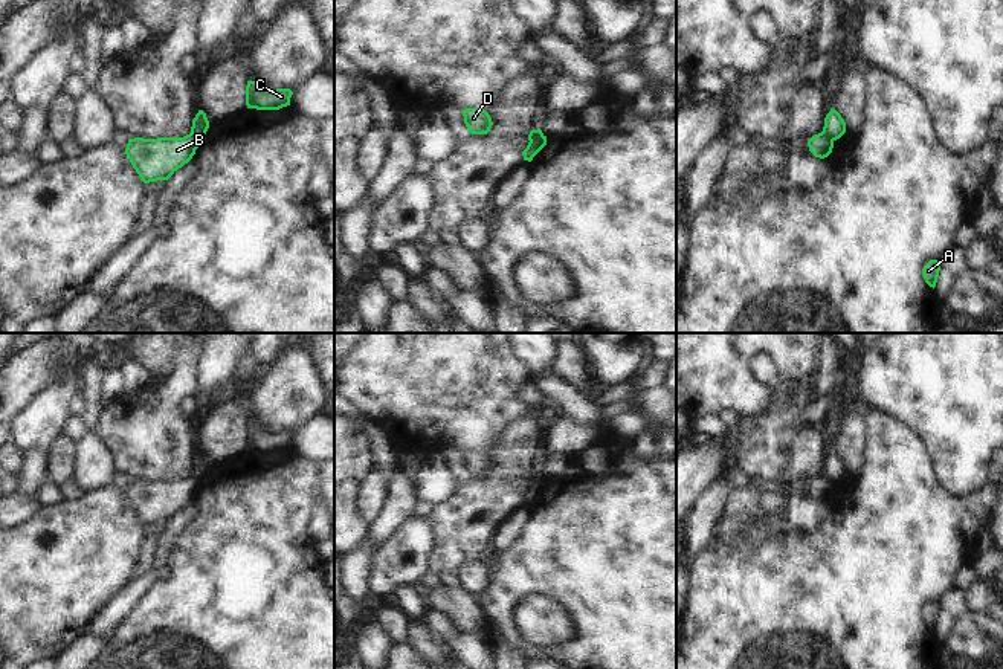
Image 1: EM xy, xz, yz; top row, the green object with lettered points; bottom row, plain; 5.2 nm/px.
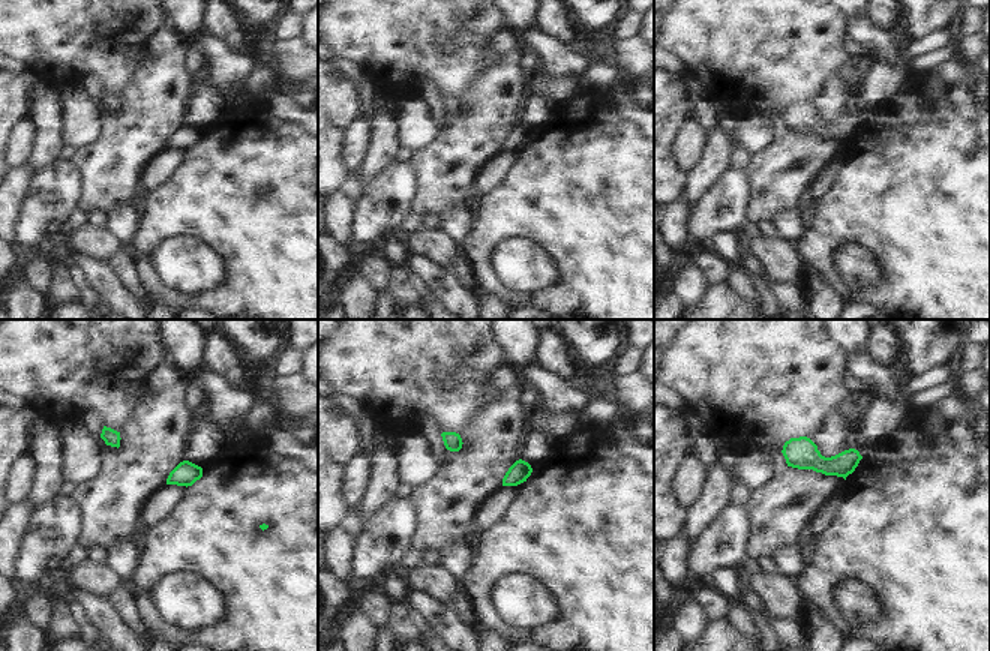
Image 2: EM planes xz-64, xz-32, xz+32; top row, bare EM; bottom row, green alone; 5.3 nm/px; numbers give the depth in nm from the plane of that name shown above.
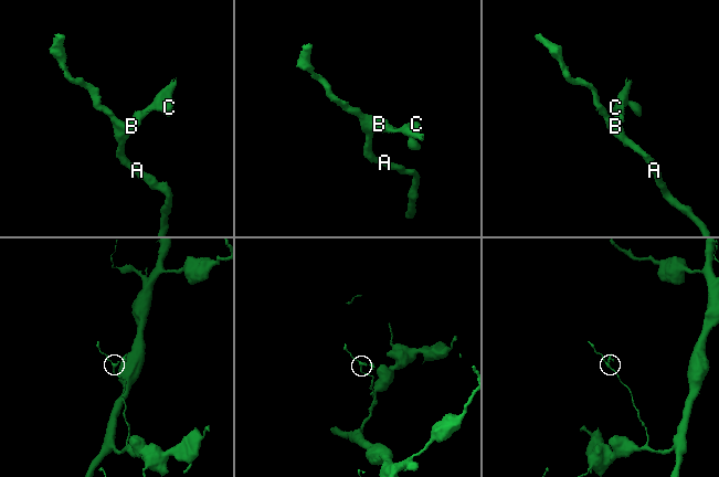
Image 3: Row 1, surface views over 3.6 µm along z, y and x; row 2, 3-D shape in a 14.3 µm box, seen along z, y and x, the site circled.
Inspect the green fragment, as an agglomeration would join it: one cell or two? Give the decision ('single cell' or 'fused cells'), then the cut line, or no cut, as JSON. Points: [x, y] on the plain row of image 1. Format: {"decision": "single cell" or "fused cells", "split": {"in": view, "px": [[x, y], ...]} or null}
{"decision": "fused cells", "split": {"in": "yz", "px": [[822, 474], [832, 483]]}}

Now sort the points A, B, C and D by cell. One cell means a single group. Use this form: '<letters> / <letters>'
A B D / C

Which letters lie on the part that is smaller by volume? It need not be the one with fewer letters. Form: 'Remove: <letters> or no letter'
Remove: C

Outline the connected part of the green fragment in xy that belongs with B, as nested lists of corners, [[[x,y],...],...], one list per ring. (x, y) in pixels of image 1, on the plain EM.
[[[183,480],[128,481],[125,496],[144,525],[168,522],[188,506],[202,481]]]

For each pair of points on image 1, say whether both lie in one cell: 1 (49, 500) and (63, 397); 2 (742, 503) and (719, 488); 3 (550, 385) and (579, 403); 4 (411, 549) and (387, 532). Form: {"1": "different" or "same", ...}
{"1": "different", "2": "different", "3": "same", "4": "different"}

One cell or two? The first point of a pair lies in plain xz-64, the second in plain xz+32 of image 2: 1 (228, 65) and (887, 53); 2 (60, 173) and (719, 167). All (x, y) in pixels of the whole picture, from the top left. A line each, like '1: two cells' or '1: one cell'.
1: one cell
2: two cells

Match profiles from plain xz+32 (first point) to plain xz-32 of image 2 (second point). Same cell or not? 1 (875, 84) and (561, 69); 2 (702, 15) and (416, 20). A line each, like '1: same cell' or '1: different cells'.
1: different cells
2: same cell

